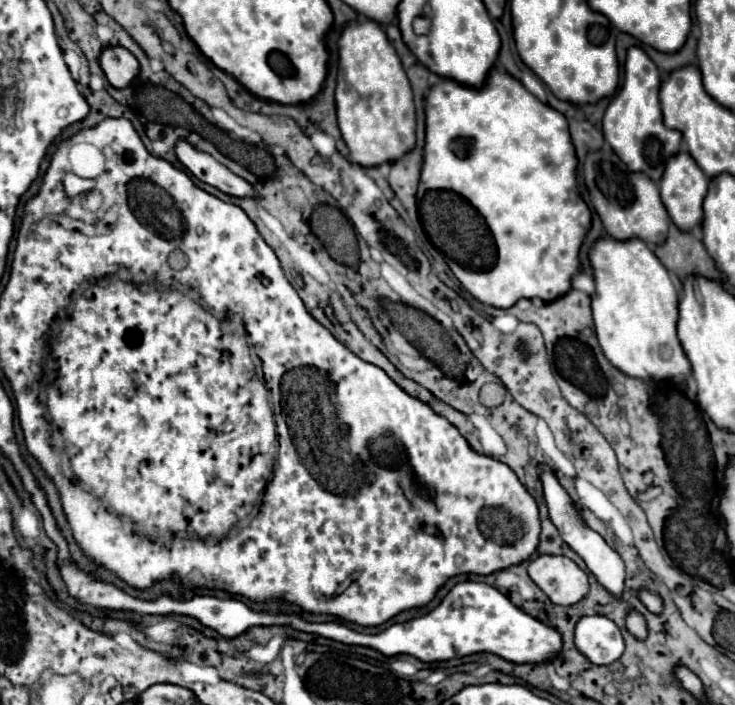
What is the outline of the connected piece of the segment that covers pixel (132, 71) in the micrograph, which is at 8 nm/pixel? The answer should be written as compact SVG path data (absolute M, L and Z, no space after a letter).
M123 47L103 49L99 63L101 63L101 69L103 69L107 81L117 89L129 87L141 69L139 61L133 57L133 53L129 53Z

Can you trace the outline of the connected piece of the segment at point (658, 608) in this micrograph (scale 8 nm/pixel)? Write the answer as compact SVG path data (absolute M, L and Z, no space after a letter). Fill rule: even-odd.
M639 589L637 591L637 597L641 599L641 603L655 615L661 615L663 613L663 599L657 595L657 593L651 593L649 589Z

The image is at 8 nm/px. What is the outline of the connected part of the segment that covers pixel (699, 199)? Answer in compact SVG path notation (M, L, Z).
M679 151L679 153L675 153L675 157L671 157L671 161L667 161L667 169L659 183L661 201L663 201L671 221L675 225L679 225L679 229L693 229L695 225L699 225L703 221L701 205L703 205L703 197L707 195L707 181L709 181L709 177L699 169L695 159L687 151Z

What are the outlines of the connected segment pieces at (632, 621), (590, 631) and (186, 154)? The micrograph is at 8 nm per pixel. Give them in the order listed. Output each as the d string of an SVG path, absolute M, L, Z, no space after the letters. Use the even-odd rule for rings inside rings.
M631 611L631 613L627 615L627 629L629 629L629 633L633 633L633 635L639 637L639 639L647 637L645 619L643 619L643 615L639 615L639 613L635 613L635 611Z
M603 615L581 617L575 627L575 645L595 665L611 665L625 651L619 627Z
M179 141L177 147L177 157L179 161L203 183L209 183L211 187L233 195L233 197L243 197L243 199L253 199L257 197L255 187L249 181L243 181L239 175L231 173L225 165L219 165L219 161L215 161L209 153L197 151L193 145L189 145L187 141Z

